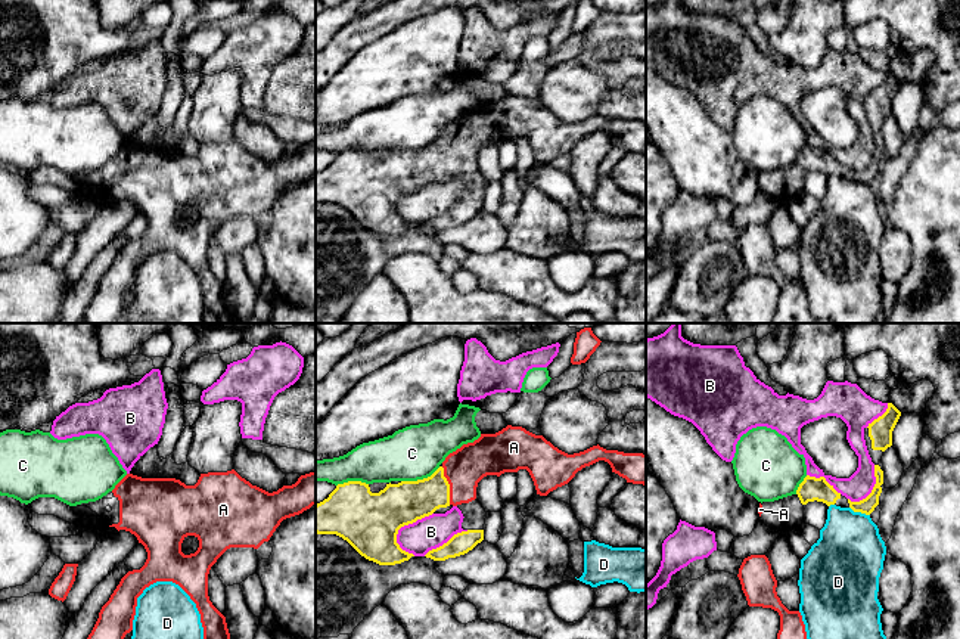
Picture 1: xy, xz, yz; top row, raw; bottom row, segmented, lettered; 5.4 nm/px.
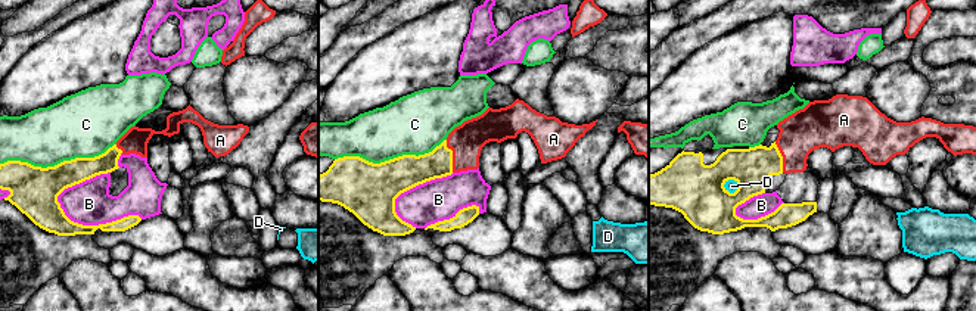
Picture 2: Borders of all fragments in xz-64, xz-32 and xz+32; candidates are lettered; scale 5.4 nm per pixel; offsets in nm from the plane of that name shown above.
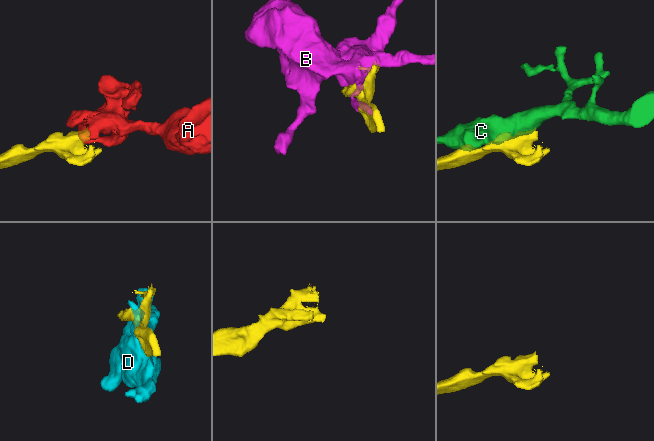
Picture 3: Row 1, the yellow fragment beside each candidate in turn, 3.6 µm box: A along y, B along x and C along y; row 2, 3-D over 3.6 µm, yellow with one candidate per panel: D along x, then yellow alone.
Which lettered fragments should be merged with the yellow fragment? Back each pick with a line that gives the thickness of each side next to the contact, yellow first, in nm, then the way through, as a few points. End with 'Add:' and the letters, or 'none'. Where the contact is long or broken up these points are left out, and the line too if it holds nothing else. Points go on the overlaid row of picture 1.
A: Thickness 220 nm (yellow) against 220 nm. Path across: xz (406, 502), (421, 499), (449, 486), (466, 467)
Add: A

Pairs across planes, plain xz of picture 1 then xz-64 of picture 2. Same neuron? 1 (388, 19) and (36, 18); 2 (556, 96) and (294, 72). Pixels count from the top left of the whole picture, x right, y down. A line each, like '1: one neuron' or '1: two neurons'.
1: two neurons
2: one neuron

